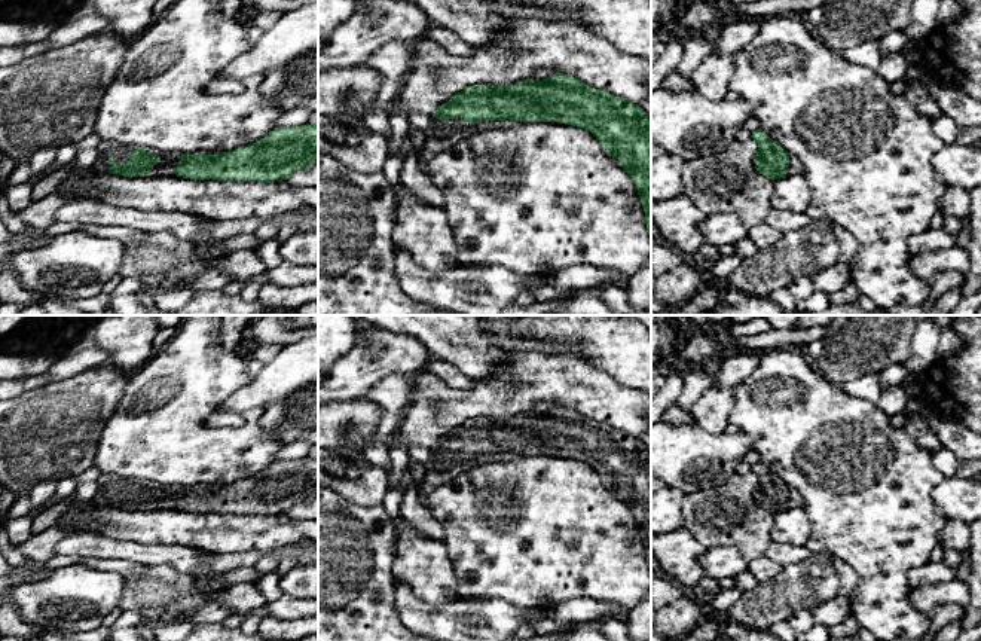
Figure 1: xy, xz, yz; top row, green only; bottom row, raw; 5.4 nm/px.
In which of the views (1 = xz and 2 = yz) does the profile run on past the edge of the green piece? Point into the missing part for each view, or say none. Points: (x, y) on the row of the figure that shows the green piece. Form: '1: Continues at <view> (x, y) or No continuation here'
1: Continues at xz (439, 134)
2: Continues at yz (795, 167)

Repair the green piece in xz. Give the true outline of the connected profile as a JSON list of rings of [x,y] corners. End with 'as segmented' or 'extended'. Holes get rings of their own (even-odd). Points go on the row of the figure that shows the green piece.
[[[563,73],[510,86],[471,85],[455,94],[437,109],[430,126],[424,131],[425,144],[419,155],[422,171],[430,174],[430,159],[444,150],[450,141],[492,128],[513,129],[519,122],[560,122],[592,132],[606,153],[618,159],[623,170],[633,178],[651,235],[651,119],[638,104],[590,88]]] | extended

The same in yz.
[[[757,129],[752,138],[760,147],[755,156],[755,170],[760,174],[771,180],[803,174],[801,161],[794,153],[788,153],[779,143],[773,141],[763,129]]] | extended

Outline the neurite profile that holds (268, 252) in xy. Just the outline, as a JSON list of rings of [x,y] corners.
[[[276,239],[265,241],[260,247],[256,248],[256,251],[265,263],[266,269],[273,269],[282,262],[279,254],[279,242]]]

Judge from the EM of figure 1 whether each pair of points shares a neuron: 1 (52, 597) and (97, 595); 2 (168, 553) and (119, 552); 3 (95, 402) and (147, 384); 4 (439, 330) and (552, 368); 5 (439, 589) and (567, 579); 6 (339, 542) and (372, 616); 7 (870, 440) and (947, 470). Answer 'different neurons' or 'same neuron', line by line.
1: same neuron
2: same neuron
3: different neurons
4: different neurons
5: different neurons
6: same neuron
7: different neurons

